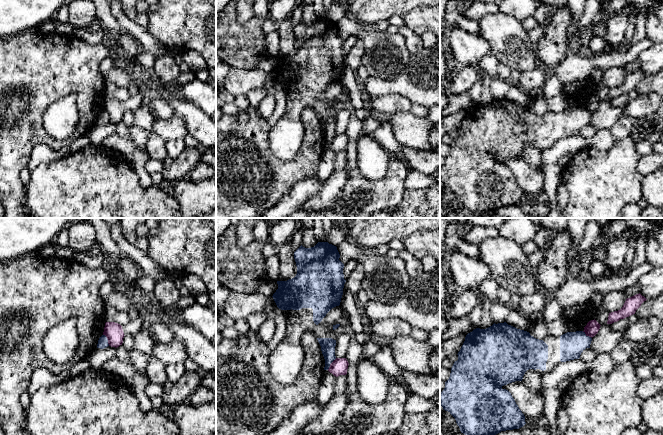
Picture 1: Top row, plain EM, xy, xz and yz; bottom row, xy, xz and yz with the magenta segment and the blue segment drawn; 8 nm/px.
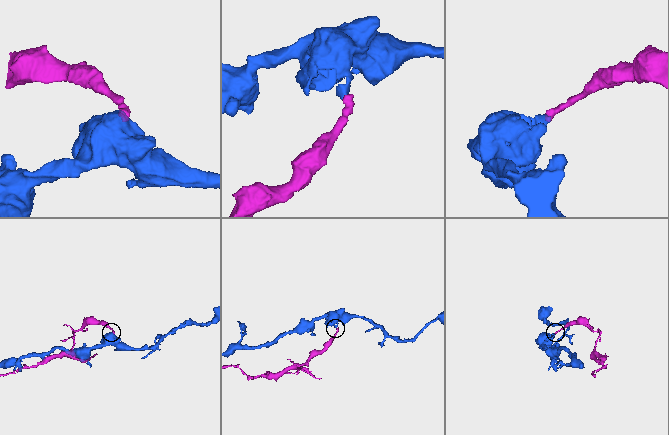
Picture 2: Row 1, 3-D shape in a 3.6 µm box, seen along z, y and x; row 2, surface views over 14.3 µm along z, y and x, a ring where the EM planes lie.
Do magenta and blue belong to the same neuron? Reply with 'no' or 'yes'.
no

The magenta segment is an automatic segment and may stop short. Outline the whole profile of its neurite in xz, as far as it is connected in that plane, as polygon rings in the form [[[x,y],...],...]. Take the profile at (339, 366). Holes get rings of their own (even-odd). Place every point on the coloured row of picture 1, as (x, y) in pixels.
[[[336,358],[331,364],[328,369],[330,373],[334,376],[338,377],[340,375],[346,375],[348,369],[348,361],[346,358]]]

